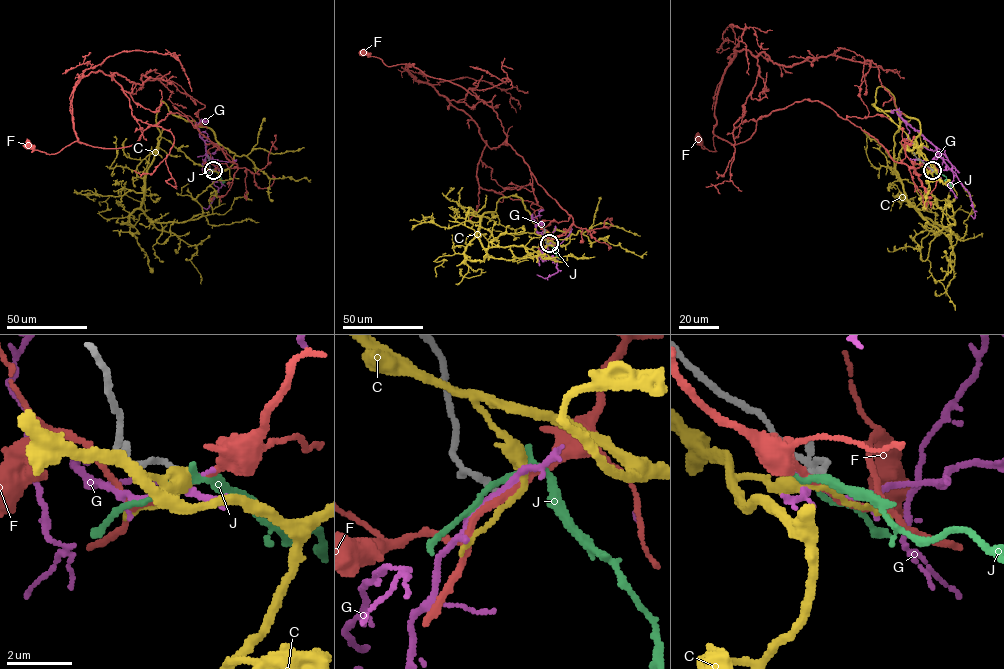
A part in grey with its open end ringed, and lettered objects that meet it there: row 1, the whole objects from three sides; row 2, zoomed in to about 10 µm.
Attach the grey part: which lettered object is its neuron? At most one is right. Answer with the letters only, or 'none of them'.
none of them

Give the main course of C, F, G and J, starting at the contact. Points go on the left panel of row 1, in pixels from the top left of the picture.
C: (213, 170), (227, 169), (235, 154), (161, 101), (141, 207), (148, 217), (224, 214), (248, 192)
F: (213, 170), (237, 164), (171, 112), (126, 147), (77, 141), (48, 154), (28, 143)
G: (213, 170), (207, 168), (206, 151), (205, 155), (220, 172), (222, 185), (209, 207), (200, 206)
J: (213, 170), (219, 172), (225, 182)

